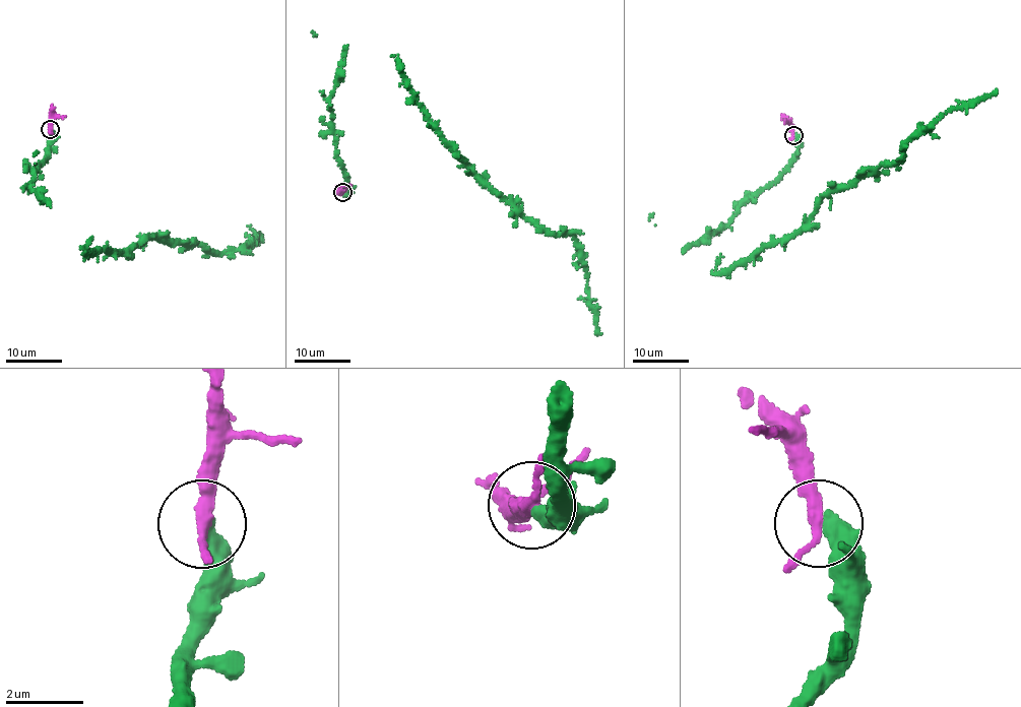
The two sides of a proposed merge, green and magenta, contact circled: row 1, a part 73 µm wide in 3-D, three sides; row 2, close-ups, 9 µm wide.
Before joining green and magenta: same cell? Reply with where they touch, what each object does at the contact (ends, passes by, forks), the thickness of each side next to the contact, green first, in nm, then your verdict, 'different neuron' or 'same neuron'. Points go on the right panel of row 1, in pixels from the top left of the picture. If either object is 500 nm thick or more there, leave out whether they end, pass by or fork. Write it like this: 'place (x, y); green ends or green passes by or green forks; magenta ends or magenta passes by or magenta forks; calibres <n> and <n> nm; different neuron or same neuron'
place (793, 135); green ends; magenta passes by; calibres 440 and 280 nm; same neuron

